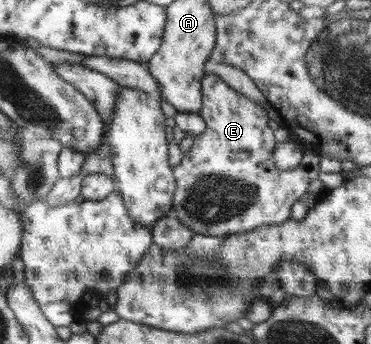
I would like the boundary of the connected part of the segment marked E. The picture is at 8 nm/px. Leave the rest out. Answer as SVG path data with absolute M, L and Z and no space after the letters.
M207 73L201 85L203 99L197 113L204 118L206 128L193 137L193 145L172 170L176 182L172 209L177 214L177 220L194 233L225 237L292 219L293 205L308 191L310 183L319 178L320 156L304 147L304 158L299 167L295 170L278 169L273 159L275 143L273 129L267 124L268 111L213 73Z

